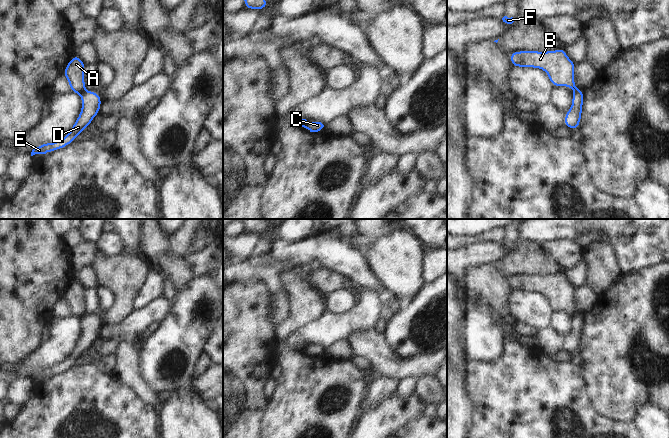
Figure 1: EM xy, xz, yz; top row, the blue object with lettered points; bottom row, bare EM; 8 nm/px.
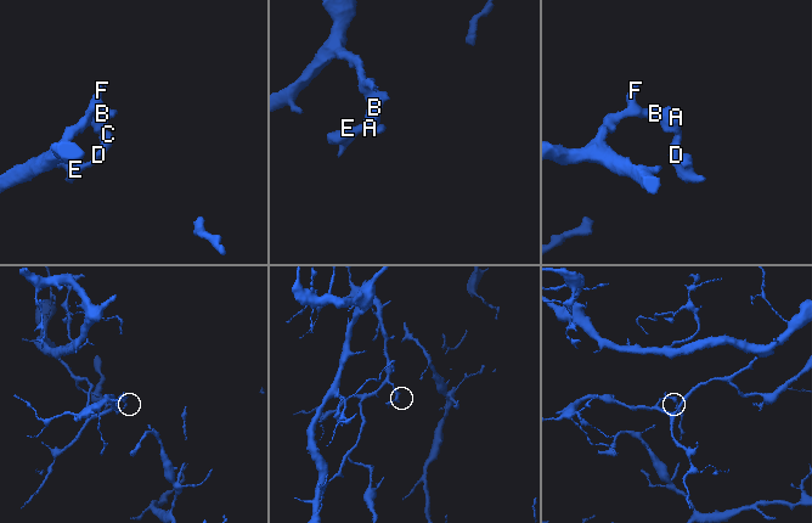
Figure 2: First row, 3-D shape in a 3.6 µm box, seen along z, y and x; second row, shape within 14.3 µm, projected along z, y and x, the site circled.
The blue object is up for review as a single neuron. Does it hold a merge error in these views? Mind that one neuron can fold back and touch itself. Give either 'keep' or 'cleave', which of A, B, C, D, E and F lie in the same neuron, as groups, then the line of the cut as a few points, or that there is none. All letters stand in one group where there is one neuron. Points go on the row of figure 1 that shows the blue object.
cleave | A B F / C D E | xz (307, 121), (304, 127)

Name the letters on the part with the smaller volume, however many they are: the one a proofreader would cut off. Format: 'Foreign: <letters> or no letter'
Foreign: C, D, E

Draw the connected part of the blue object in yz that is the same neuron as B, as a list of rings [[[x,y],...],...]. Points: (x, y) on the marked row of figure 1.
[[[565,48],[555,51],[516,51],[509,55],[513,67],[530,67],[543,69],[552,86],[571,87],[573,92],[578,90],[575,86],[574,70],[576,64],[568,58]]]

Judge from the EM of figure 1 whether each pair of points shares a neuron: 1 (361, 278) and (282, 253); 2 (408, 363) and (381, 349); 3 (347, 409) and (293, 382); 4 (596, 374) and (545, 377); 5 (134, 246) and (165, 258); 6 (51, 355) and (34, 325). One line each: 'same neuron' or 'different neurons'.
1: same neuron
2: same neuron
3: same neuron
4: different neurons
5: different neurons
6: different neurons

